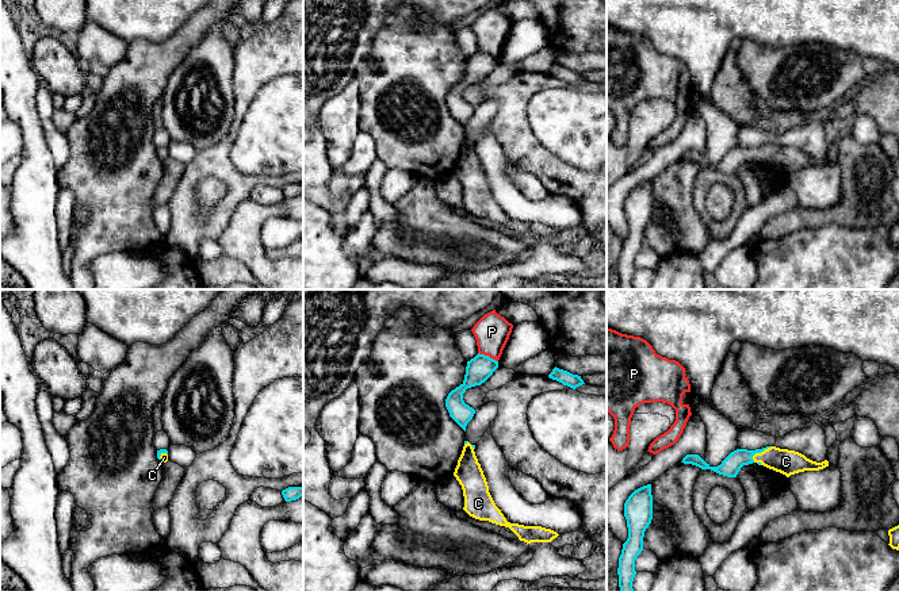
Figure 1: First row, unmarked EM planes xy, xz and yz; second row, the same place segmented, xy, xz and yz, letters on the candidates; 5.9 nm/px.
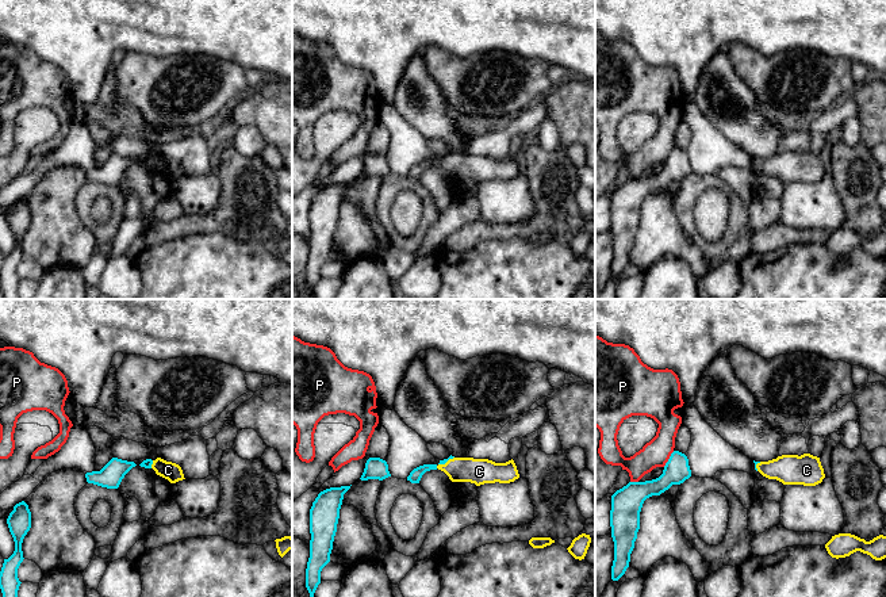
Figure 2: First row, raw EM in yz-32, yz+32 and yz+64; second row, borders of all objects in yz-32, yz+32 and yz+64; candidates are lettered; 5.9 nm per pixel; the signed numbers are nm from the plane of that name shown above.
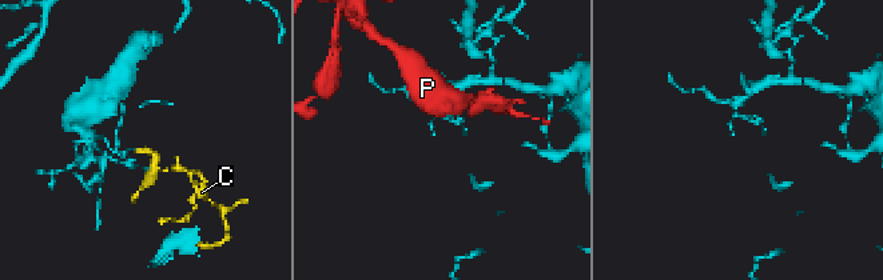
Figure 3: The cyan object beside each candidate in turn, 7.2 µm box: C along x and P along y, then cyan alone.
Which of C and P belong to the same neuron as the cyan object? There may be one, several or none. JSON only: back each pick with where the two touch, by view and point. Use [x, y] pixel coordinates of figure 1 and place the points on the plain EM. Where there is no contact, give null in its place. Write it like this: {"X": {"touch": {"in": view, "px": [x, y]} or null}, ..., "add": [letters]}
{"C": {"touch": {"in": "yz", "px": [758, 149]}}, "add": ["C"]}

